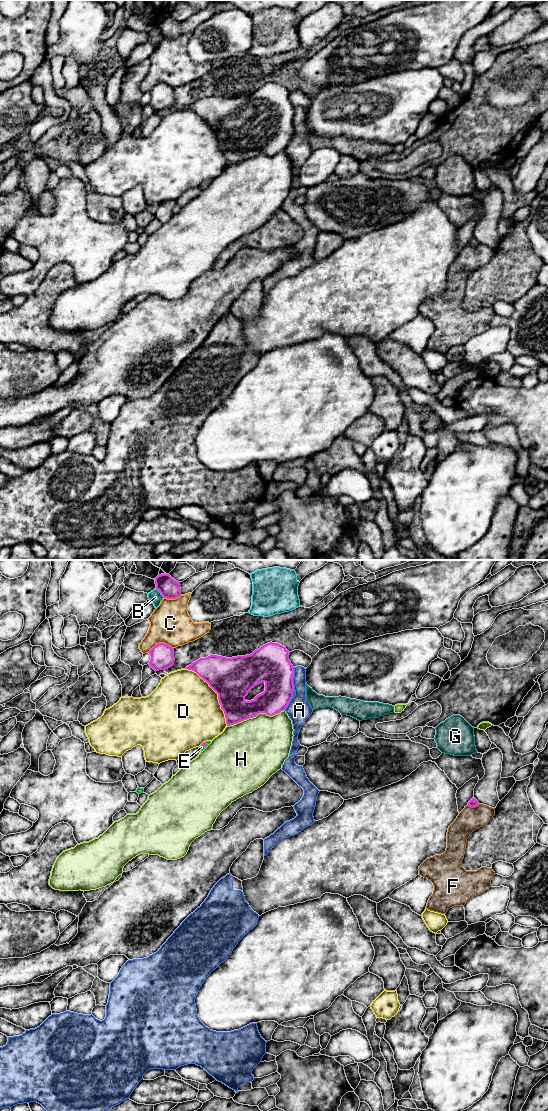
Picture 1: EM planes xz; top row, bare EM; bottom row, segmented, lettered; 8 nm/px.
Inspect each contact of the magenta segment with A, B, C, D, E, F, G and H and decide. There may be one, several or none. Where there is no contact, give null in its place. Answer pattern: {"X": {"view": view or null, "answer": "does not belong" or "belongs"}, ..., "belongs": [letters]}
{"A": {"view": "xz", "answer": "does not belong"}, "B": {"view": "xz", "answer": "does not belong"}, "C": {"view": "xz", "answer": "does not belong"}, "D": {"view": "xz", "answer": "does not belong"}, "E": {"view": "xz", "answer": "belongs"}, "F": {"view": "xz", "answer": "does not belong"}, "G": {"view": "xz", "answer": "does not belong"}, "H": {"view": "xz", "answer": "does not belong"}, "belongs": ["E"]}

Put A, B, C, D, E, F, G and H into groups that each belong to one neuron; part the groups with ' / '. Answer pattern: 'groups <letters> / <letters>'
groups A / B / C / D / E / F / G / H

